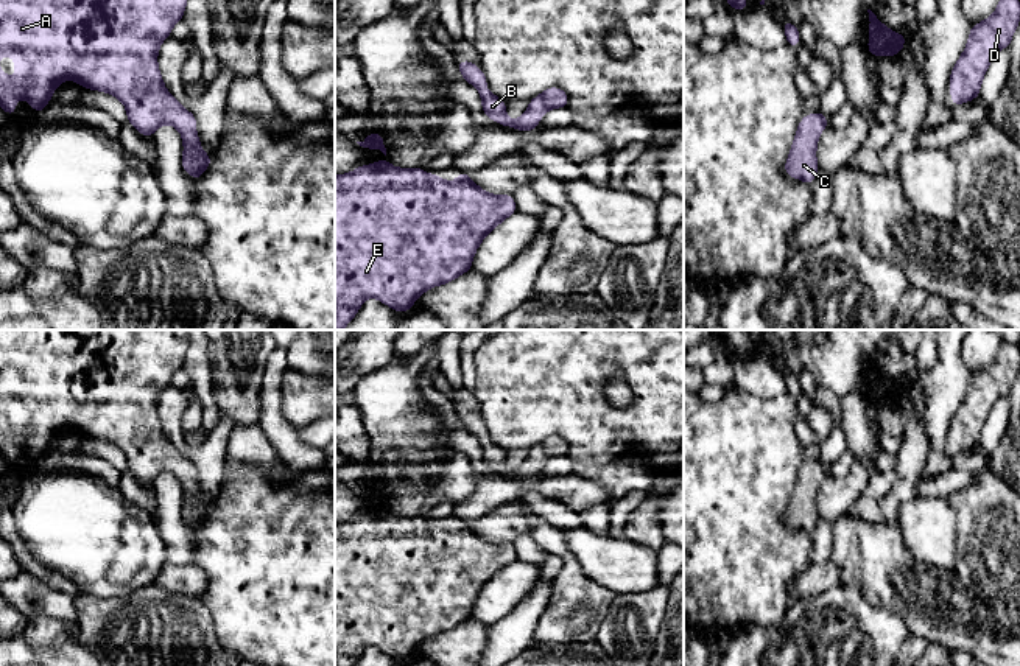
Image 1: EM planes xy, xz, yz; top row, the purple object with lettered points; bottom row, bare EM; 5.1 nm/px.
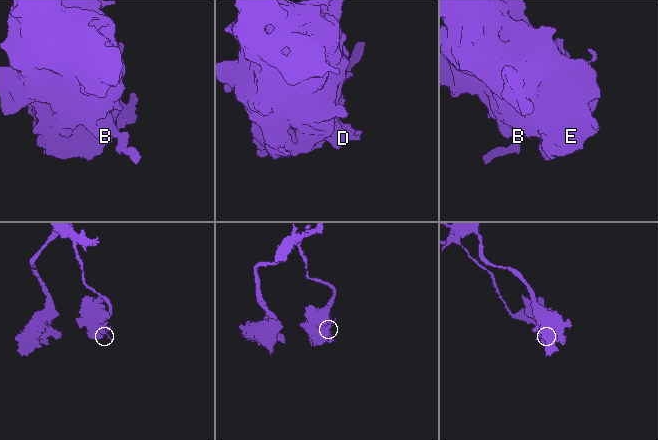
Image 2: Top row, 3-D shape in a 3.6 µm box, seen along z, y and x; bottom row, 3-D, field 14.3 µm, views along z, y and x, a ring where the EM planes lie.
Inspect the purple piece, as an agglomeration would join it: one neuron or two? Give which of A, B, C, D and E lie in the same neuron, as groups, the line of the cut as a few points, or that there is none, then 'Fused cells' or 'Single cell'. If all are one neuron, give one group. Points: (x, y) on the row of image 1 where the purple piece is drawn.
Groups: A B C D E. No split. Single cell

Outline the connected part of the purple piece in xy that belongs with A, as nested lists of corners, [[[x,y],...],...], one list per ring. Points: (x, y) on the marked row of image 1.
[[[0,0],[0,58],[8,54],[16,61],[14,79],[0,70],[0,106],[3,107],[6,115],[14,115],[16,101],[19,98],[23,98],[36,112],[40,114],[50,103],[50,98],[55,93],[56,87],[65,79],[73,79],[86,90],[101,90],[118,98],[126,107],[128,121],[146,138],[153,137],[156,129],[165,123],[174,126],[181,132],[184,143],[182,168],[188,176],[195,176],[196,181],[199,181],[202,173],[209,168],[212,156],[202,151],[199,137],[195,129],[196,117],[192,112],[185,110],[184,106],[165,89],[157,65],[159,47],[167,37],[170,37],[171,28],[179,20],[182,20],[187,2],[188,0]]]

